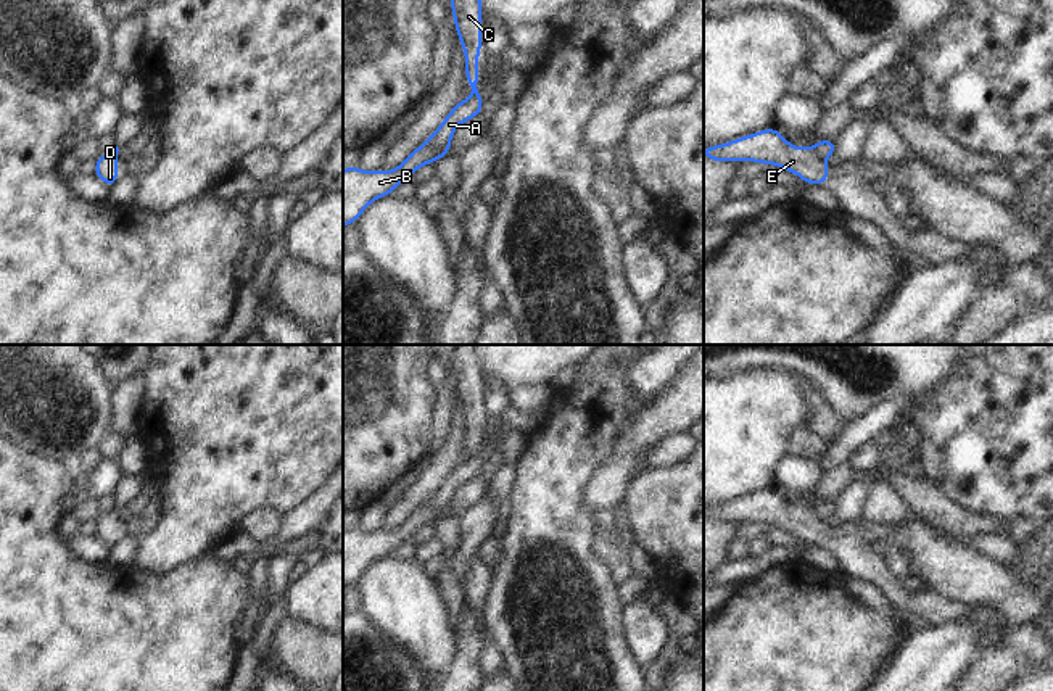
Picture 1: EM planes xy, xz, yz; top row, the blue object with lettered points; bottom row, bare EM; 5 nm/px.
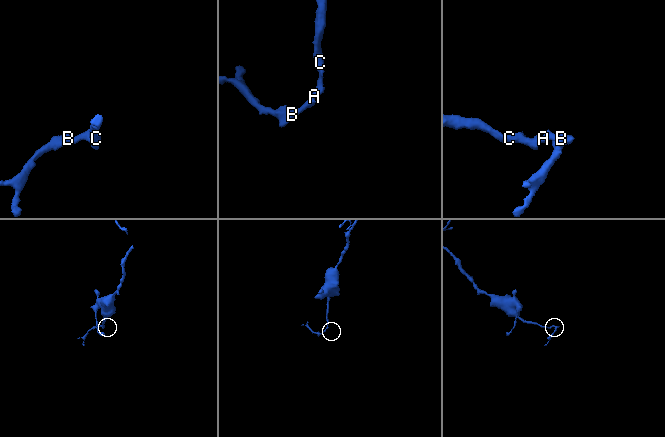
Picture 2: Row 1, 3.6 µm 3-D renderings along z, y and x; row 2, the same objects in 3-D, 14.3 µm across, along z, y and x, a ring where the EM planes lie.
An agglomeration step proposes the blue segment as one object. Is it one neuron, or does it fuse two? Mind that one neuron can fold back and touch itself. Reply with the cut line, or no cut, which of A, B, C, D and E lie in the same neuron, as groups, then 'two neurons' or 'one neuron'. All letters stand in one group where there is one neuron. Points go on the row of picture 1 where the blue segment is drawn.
yz (812, 148), (823, 161) | A B / C D E | two neurons

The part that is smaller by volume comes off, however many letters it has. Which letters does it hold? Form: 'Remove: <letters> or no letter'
Remove: A, B

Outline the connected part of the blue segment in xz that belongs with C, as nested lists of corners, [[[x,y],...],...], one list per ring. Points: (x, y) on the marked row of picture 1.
[[[451,0],[452,19],[465,56],[465,81],[478,93],[478,52],[481,50],[481,0]]]

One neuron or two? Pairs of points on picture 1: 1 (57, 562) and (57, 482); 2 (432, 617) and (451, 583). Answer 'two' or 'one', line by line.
1: one
2: two

